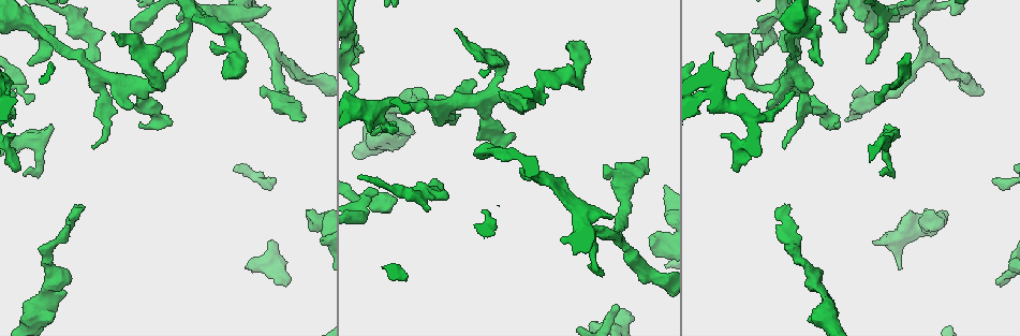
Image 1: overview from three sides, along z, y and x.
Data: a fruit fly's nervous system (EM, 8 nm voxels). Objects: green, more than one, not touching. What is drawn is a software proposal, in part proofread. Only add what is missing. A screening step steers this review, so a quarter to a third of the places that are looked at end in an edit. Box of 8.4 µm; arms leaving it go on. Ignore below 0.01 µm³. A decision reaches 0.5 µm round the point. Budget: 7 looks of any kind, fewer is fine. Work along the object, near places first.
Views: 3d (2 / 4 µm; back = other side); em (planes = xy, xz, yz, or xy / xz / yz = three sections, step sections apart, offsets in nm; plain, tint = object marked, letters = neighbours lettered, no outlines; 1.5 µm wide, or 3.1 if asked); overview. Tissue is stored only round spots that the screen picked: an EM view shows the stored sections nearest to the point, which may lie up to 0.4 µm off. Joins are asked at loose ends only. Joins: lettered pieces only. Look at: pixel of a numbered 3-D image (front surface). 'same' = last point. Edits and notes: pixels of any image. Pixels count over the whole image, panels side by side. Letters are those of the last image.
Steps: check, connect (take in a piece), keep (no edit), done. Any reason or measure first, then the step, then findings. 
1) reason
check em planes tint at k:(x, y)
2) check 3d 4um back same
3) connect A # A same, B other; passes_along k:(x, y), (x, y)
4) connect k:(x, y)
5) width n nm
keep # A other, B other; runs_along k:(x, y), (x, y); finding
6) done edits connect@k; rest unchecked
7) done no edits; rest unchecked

check 3d 4um at 1:(924, 211)

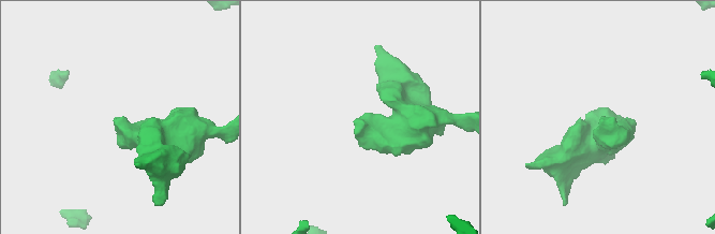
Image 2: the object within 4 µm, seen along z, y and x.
check em yz step 4 tint at 2:(118, 117)

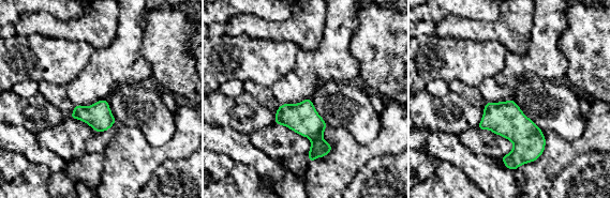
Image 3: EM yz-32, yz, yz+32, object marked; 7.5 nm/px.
another direction
check em planes letters same

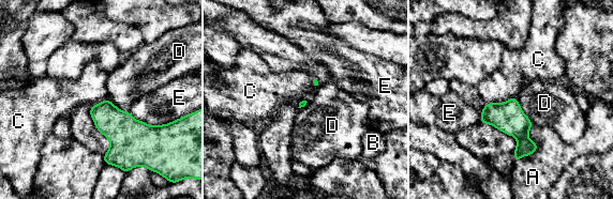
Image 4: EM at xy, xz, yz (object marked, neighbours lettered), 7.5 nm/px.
keep # A other, B other, C other, D other, E other; border 4:(514, 96), (499, 103), (486, 104); none of them fits

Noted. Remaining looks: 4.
free end
check em yz step 4 letters at 1:(992, 182)

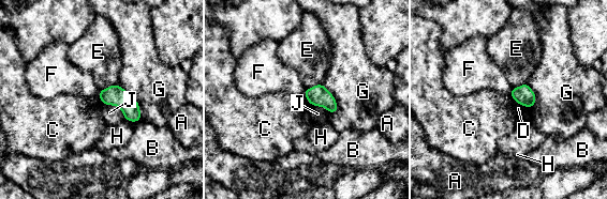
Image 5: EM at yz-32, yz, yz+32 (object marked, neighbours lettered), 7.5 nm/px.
another direction
check em planes letters same

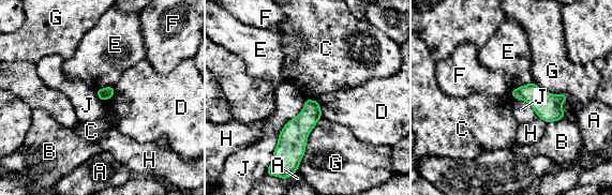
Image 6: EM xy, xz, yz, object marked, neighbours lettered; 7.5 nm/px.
keep # A other, B other, C other, D other, E other, F other, G other, H other, J other; border 6:(306, 98), (315, 101); none of them fits

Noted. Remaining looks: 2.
long arm stops here
check em xy step 8 letters at 1:(789, 206)

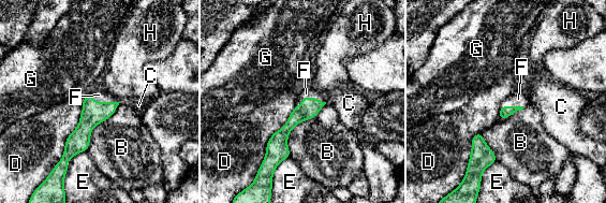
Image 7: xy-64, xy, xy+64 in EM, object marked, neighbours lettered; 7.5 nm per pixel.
another direction
check em planes letters same

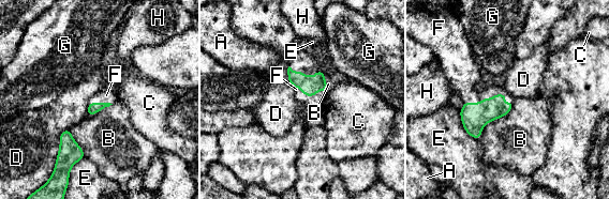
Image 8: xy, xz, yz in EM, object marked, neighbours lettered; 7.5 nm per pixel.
connect F # A other, B other, C other, D other, E other, F same, G other, H other; passes_along 8:(475, 116), (493, 96), (465, 78); the neuron continues

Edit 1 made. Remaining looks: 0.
done edits connect@8; rest unchecked

